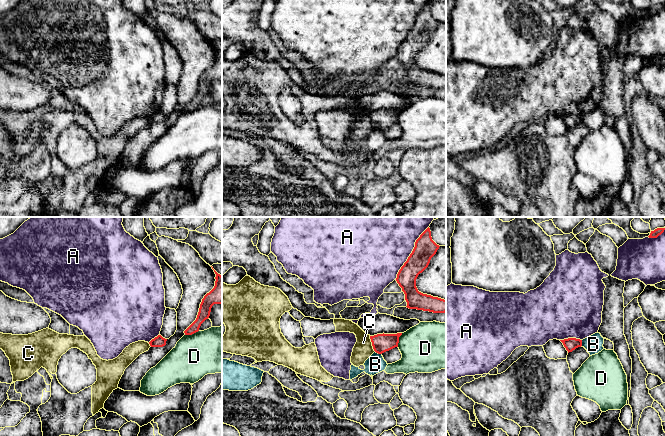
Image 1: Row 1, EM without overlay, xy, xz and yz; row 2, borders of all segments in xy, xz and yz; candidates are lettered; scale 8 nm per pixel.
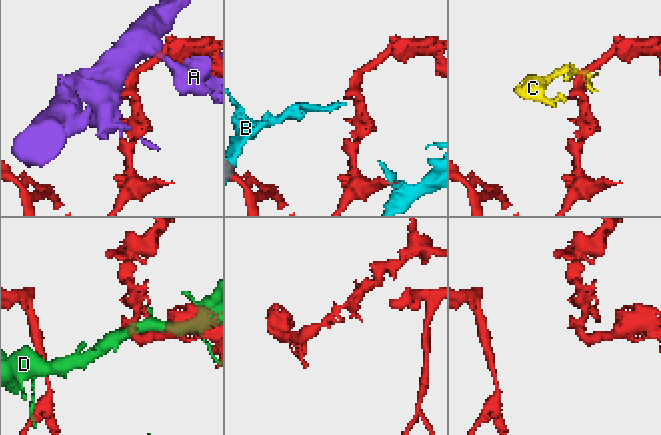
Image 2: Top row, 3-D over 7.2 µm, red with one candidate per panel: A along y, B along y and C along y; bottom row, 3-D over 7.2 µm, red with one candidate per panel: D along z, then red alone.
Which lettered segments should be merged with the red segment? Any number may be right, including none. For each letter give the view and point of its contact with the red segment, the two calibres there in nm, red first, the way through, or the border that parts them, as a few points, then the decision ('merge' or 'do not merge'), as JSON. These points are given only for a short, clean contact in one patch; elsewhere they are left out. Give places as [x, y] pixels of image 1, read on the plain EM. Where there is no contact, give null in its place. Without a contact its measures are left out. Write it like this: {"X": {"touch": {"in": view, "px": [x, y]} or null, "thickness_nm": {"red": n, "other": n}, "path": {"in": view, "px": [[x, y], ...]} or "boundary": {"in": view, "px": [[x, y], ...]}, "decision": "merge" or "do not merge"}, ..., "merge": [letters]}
{"A": {"touch": {"in": "xz", "px": [411, 29]}, "thickness_nm": {"red": 180, "other": 440}, "decision": "do not merge"}, "B": {"touch": {"in": "xz", "px": [378, 129]}, "thickness_nm": {"red": 150, "other": 150}, "decision": "do not merge"}, "C": {"touch": {"in": "xz", "px": [372, 120]}, "thickness_nm": {"red": 150, "other": 160}, "boundary": {"in": "xz", "px": [[369, 112], [372, 124], [375, 127]]}, "decision": "do not merge"}, "D": {"touch": {"in": "xy", "px": [191, 110]}, "thickness_nm": {"red": 100, "other": 360}, "decision": "do not merge"}, "merge": []}

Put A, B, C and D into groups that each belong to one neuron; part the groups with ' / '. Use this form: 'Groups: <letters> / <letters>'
Groups: A / B / C / D

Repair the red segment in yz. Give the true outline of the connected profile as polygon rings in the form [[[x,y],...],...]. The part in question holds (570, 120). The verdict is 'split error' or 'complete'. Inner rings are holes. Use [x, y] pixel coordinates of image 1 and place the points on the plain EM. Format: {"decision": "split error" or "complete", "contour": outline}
{"decision": "complete", "contour": [[[568,114],[560,117],[563,119],[568,129],[582,122],[582,116],[576,114]]]}

